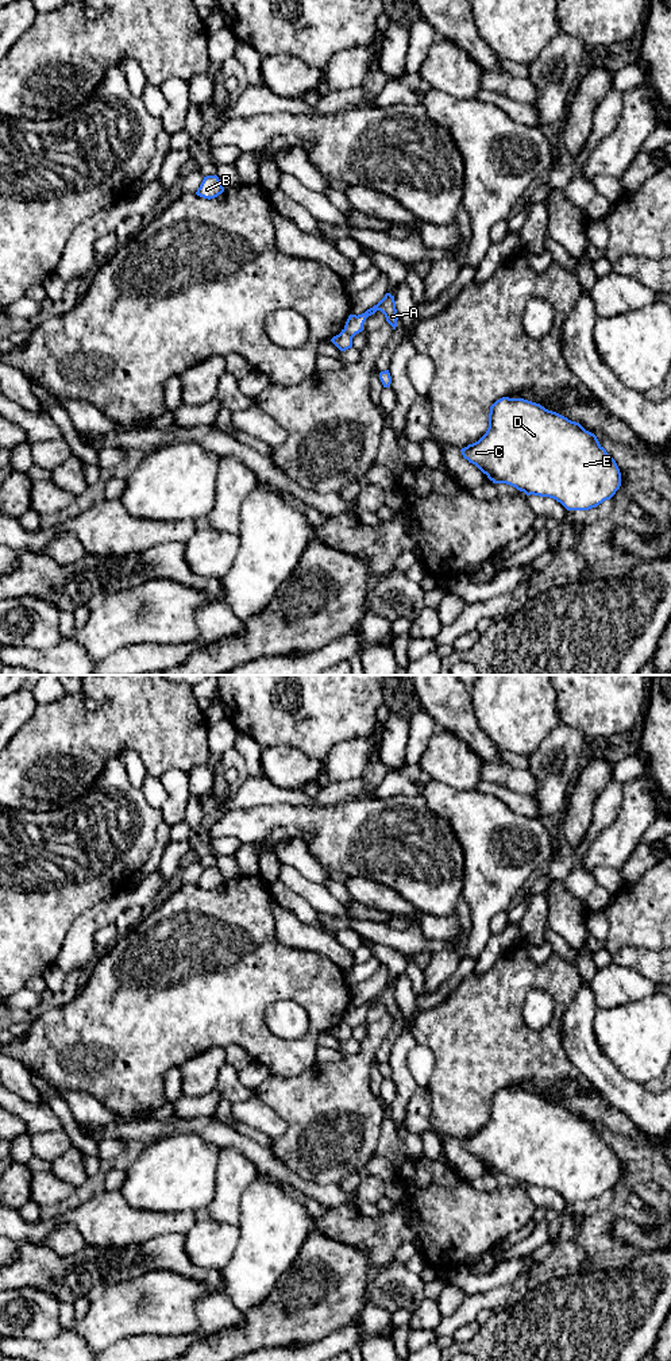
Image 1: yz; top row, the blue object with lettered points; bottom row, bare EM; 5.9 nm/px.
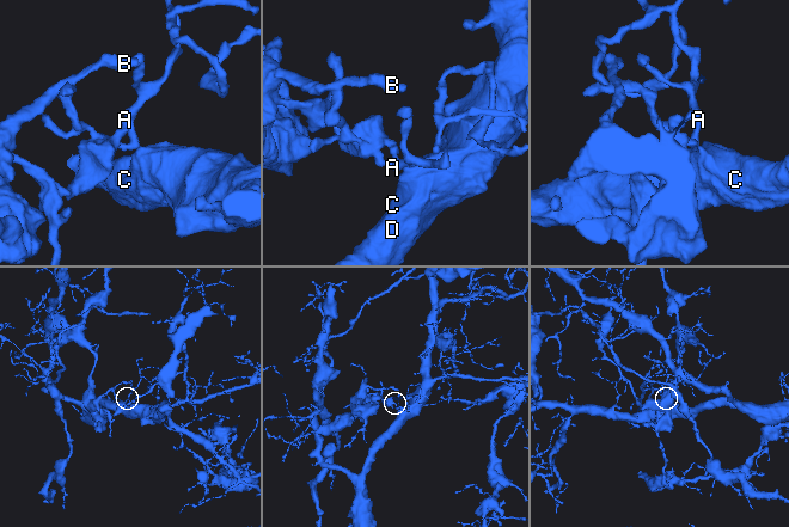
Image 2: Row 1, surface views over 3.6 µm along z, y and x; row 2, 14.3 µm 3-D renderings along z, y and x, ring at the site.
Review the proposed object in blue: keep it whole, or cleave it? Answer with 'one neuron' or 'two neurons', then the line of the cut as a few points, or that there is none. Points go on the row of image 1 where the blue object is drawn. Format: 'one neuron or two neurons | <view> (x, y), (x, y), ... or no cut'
two neurons | yz (344, 327), (353, 336)

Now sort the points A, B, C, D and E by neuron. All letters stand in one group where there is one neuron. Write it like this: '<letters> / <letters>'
A C D E / B

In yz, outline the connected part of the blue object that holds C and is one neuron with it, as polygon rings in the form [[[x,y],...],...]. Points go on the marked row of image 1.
[[[524,398],[497,400],[486,433],[460,451],[493,483],[554,498],[567,510],[595,508],[621,486],[616,460],[594,433]]]

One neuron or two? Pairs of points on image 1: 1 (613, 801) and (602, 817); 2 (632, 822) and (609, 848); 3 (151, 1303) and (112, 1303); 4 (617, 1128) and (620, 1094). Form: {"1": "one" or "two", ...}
{"1": "one", "2": "one", "3": "one", "4": "two"}

